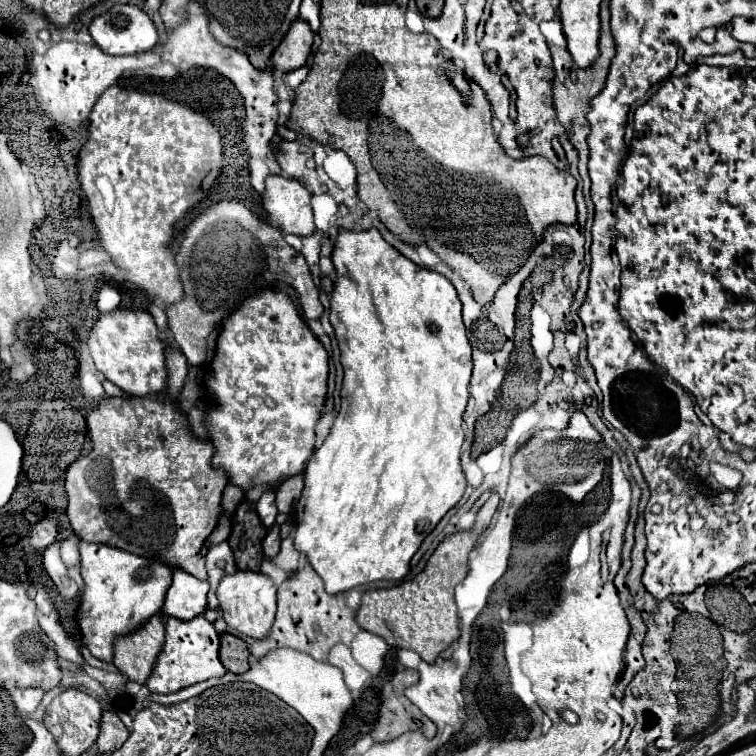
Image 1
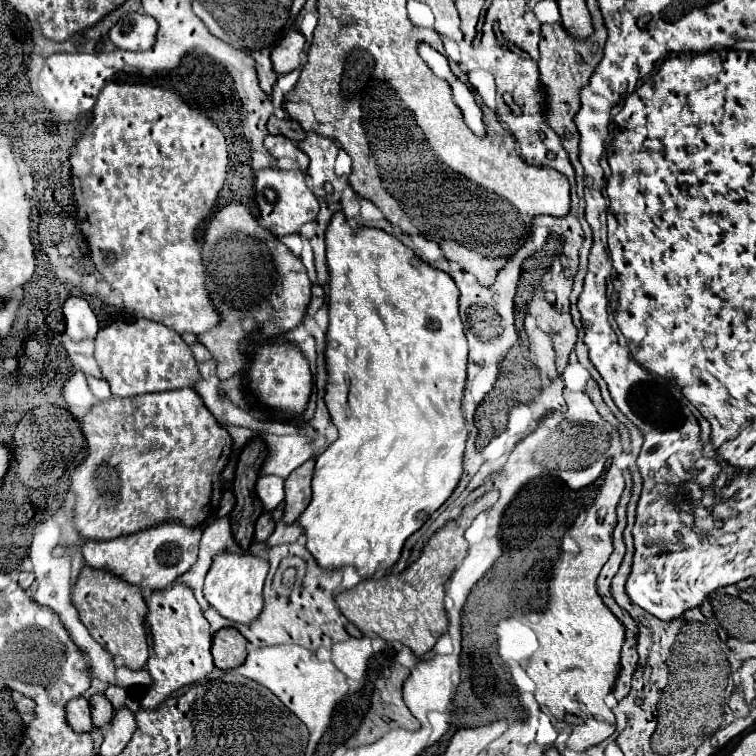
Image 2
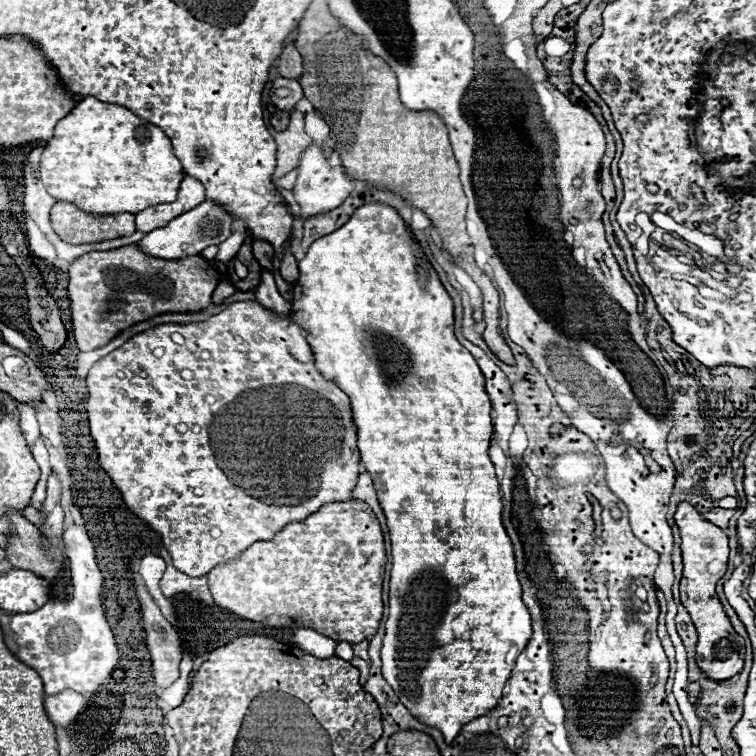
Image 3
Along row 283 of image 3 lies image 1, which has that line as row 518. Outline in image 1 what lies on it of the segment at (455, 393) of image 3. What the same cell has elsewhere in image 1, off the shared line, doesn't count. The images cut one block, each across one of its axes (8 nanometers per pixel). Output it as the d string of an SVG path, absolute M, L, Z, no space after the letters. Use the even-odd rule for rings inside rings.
M376 228L364 232L340 230L332 262L336 268L336 282L330 296L330 324L336 332L338 348L340 348L340 362L344 368L344 382L340 390L340 412L334 420L334 426L324 440L324 444L312 454L306 470L304 470L304 490L294 508L296 520L296 534L294 546L296 550L304 552L310 566L316 574L324 580L324 588L330 594L346 592L354 586L376 582L376 580L400 580L410 570L410 558L420 548L426 534L440 522L440 518L454 506L464 494L466 478L460 468L460 446L464 442L462 430L462 414L468 402L468 382L472 374L472 356L470 356L470 342L466 338L466 330L462 324L462 304L456 296L456 288L438 272L420 268L406 256L402 256L394 246L390 246Z

